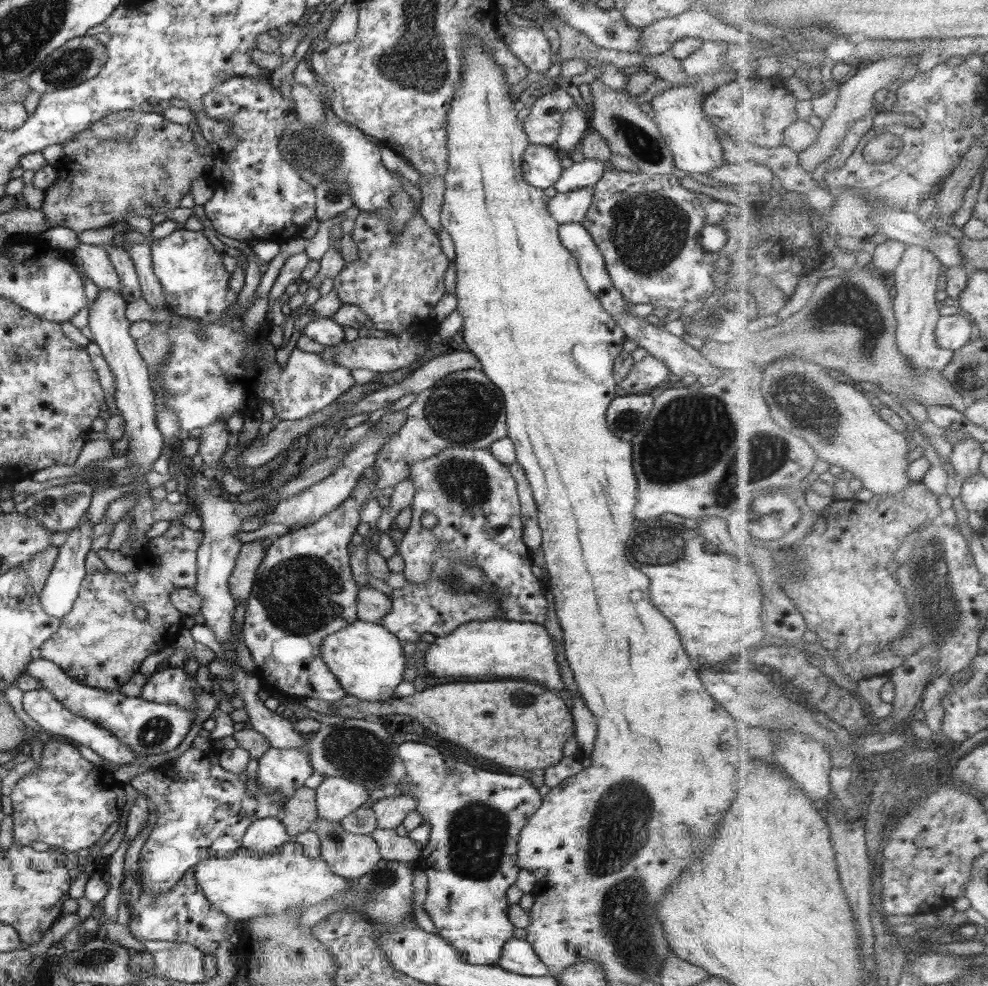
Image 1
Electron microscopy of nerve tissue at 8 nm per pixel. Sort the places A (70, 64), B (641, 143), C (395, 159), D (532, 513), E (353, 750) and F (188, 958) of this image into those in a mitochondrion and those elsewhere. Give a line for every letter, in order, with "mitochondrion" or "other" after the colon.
A: mitochondrion
B: mitochondrion
C: other
D: other
E: mitochondrion
F: other

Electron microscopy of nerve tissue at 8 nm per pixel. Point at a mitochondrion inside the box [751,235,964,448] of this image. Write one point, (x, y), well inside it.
(845, 304)

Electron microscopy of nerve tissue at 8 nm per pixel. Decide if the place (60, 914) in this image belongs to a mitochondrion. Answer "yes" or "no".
no

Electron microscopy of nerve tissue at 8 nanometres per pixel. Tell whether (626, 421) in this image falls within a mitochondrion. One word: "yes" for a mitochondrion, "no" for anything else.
yes

